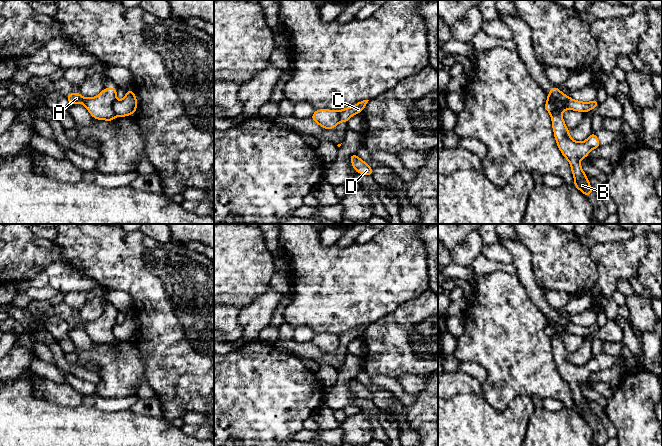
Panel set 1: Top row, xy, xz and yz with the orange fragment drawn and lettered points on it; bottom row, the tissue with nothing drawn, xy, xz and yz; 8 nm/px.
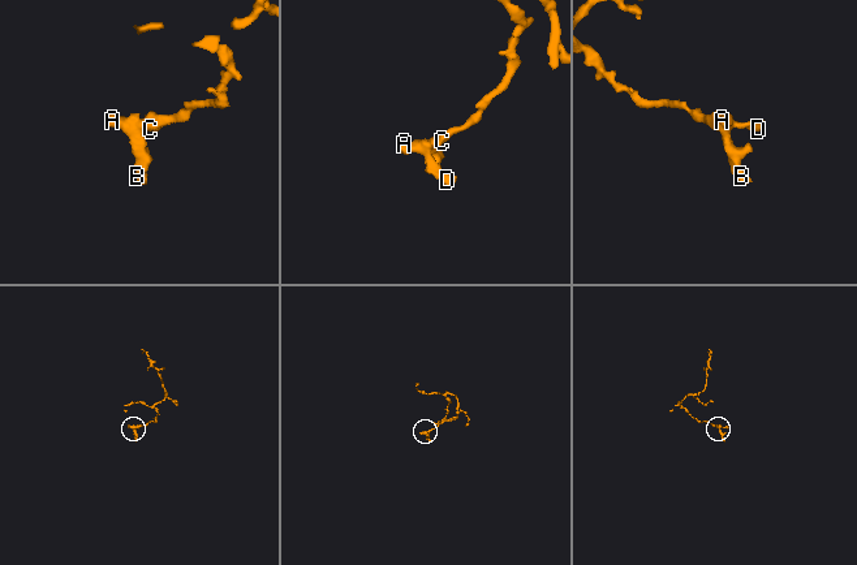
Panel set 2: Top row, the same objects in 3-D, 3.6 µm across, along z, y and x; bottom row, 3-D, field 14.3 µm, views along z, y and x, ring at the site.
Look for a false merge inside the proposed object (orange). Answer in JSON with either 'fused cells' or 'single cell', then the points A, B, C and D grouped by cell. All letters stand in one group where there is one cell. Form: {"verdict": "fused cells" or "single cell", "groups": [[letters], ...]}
{"verdict": "fused cells", "groups": [["A", "B", "D"], ["C"]]}

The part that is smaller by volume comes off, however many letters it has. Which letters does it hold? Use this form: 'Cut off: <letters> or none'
Cut off: A, B, D

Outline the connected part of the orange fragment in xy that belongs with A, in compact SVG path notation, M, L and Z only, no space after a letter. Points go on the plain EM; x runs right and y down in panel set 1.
M104 312L100 318L92 322L85 322L77 316L67 319L66 322L70 329L82 327L93 342L112 345L116 341L112 333L116 317L117 312Z

